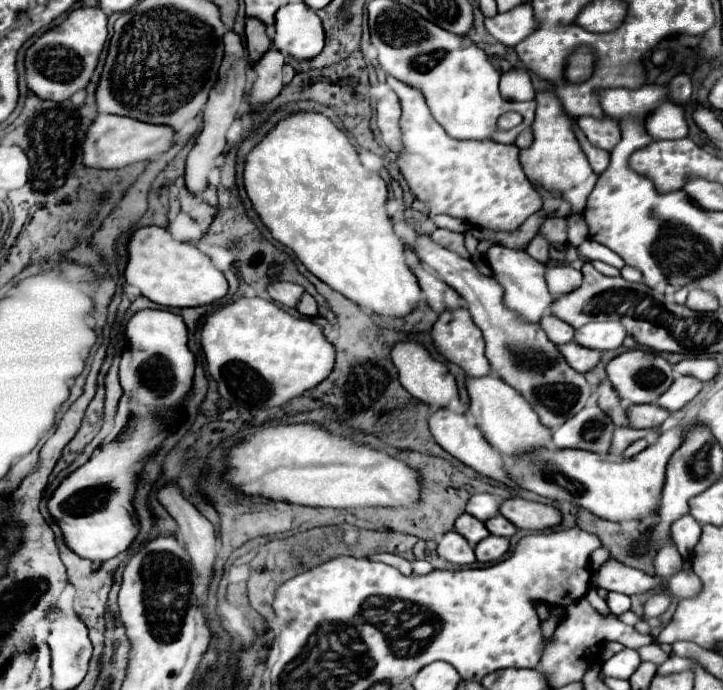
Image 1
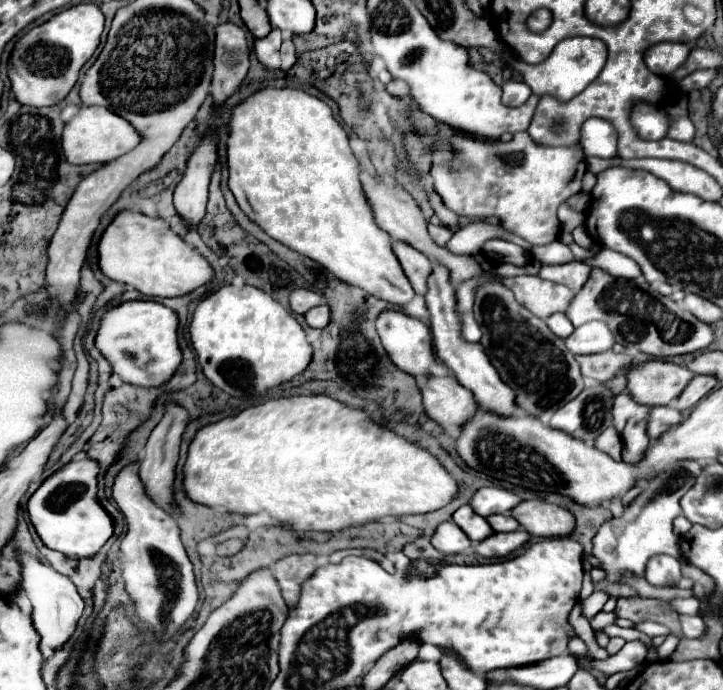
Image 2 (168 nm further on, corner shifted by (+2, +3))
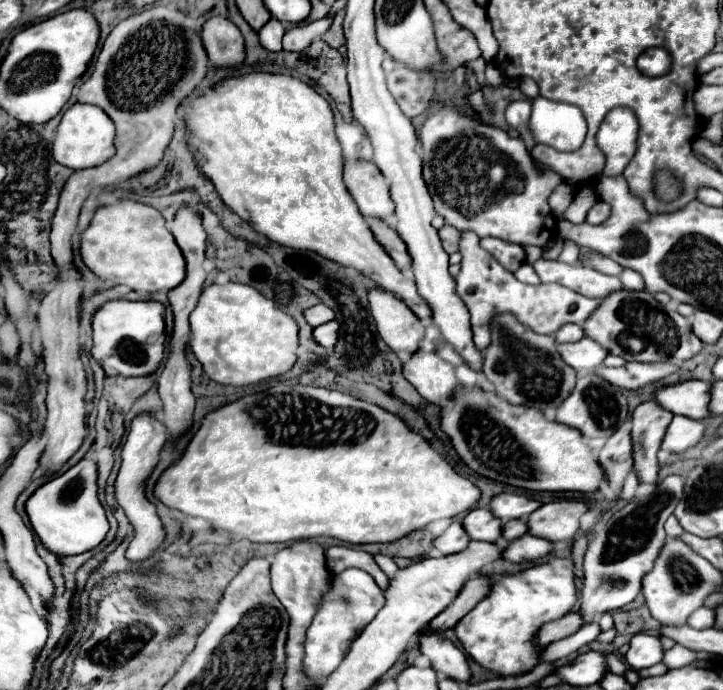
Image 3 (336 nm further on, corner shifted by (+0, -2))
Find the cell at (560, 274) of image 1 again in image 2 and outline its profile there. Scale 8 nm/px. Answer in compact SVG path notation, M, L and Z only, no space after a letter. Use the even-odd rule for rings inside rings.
M570 261L570 263L562 263L562 265L542 265L540 269L540 277L566 285L572 291L582 289L582 285L586 283L586 277L590 275L590 265L584 261Z

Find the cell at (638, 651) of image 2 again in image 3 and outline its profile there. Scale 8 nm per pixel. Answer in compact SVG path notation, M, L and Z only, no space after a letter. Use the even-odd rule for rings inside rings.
M636 634L630 640L630 650L626 652L626 660L634 670L642 670L648 666L654 666L658 662L662 662L664 656L664 648L658 636L650 636L650 634Z

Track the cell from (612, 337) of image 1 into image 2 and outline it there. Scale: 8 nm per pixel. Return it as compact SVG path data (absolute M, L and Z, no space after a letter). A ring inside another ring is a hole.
M590 321L574 329L570 337L564 339L566 347L574 355L590 355L590 353L602 353L612 349L614 335L610 333L608 325L602 321Z

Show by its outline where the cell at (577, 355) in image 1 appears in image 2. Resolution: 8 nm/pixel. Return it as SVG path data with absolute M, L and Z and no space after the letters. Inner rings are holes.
M606 351L606 353L594 353L594 355L576 355L576 361L580 363L584 377L606 381L606 379L612 379L616 371L626 369L630 365L630 355Z

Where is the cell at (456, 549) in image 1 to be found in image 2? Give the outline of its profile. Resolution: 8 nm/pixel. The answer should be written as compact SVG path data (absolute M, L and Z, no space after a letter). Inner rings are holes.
M446 521L438 525L436 533L432 535L432 545L446 555L458 555L468 551L472 547L472 541L466 537L466 533L462 533L462 529L458 529L458 525Z

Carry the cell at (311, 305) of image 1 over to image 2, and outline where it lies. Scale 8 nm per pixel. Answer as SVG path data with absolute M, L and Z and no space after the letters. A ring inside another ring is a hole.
M318 305L318 307L312 307L304 317L306 317L306 323L308 323L310 327L322 329L322 327L326 327L328 321L330 321L330 309L328 309L328 305Z

